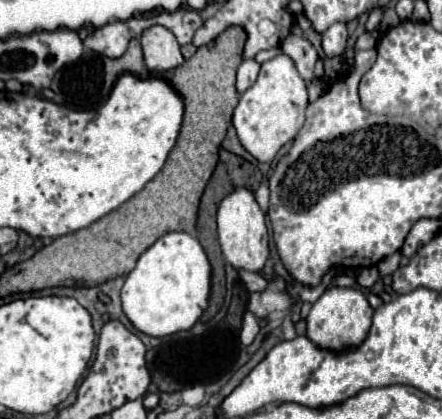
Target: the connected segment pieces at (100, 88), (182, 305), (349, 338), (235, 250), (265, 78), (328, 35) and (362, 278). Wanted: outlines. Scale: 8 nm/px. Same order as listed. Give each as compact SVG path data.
M133 38L129 42L129 48L121 58L107 58L107 56L101 56L101 54L97 54L93 50L85 50L85 54L77 62L61 68L57 72L57 76L53 78L53 84L51 84L51 90L55 92L53 102L63 104L63 106L73 108L73 110L99 108L105 102L105 98L109 96L111 86L117 80L117 76L123 74L123 72L131 72L131 74L137 74L141 78L149 76L149 70L147 70L145 62L143 62L141 44L139 44L137 38Z
M196 229L195 234L181 232L181 230L173 230L173 232L165 234L165 236L161 236L149 250L145 250L145 252L139 256L135 268L127 274L125 284L123 284L123 288L121 288L123 312L125 312L125 316L131 320L131 324L133 324L139 332L143 332L143 334L147 334L147 336L159 336L159 338L161 338L161 336L169 336L169 334L177 334L177 332L181 332L181 330L191 330L191 328L195 326L195 322L201 318L201 314L207 310L207 306L209 306L209 296L211 296L211 264L209 264L209 258L207 258L207 254L205 254L203 246L197 242Z
M329 288L323 296L313 304L307 316L307 338L313 338L317 346L323 350L351 350L353 346L361 346L365 334L369 334L373 318L373 308L369 306L365 294L353 288Z
M237 188L229 196L225 196L218 206L216 222L218 241L225 262L237 270L261 272L271 250L265 214L257 206L253 192L249 192L247 188Z
M285 54L275 56L261 64L259 78L255 84L241 94L239 104L233 112L233 126L243 148L257 158L259 162L271 162L277 152L295 138L295 134L305 124L305 108L307 108L307 86L299 76L293 60Z
M335 22L333 26L329 26L329 30L323 32L323 50L325 50L325 56L333 58L333 56L339 56L345 46L347 46L347 24L345 22Z
M371 266L371 268L363 268L361 274L357 276L357 284L361 288L371 288L375 284L375 280L379 278L379 272L377 272L377 266Z

